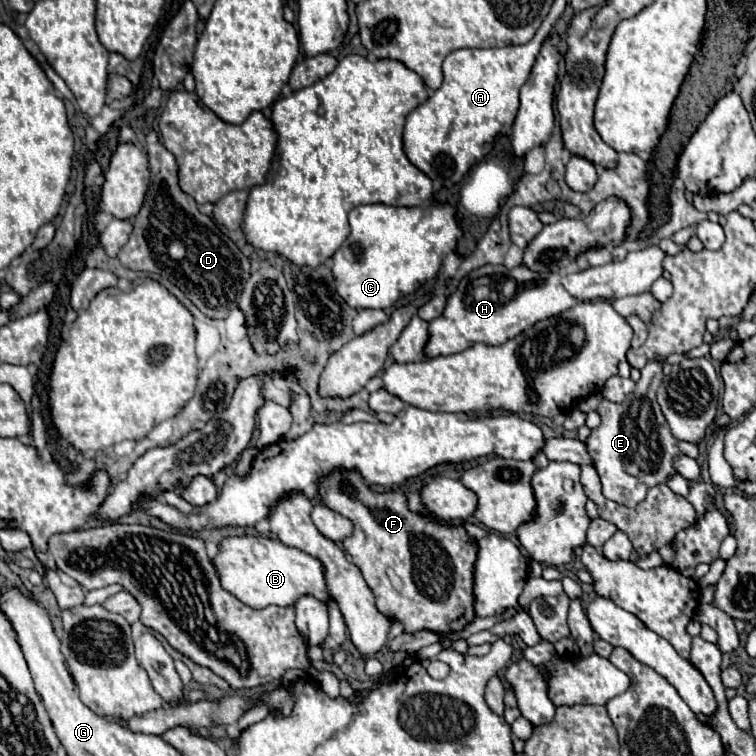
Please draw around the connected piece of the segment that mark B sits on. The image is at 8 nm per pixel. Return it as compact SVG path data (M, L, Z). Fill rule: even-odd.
M231 536L223 538L219 552L211 558L221 586L237 600L251 608L265 608L269 604L293 606L303 594L313 594L319 600L327 600L327 588L323 578L323 566L317 558L285 546L277 538L267 536Z

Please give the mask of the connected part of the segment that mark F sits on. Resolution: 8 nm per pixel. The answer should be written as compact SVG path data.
M331 472L321 480L319 500L353 522L353 534L343 540L347 560L353 562L375 594L377 610L401 622L405 632L459 632L475 618L471 572L477 542L463 526L445 528L407 508L401 492L371 492L357 472Z

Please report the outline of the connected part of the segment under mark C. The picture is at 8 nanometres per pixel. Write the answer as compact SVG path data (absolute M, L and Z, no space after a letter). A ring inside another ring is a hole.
M365 204L357 206L349 212L351 234L341 244L341 248L333 254L333 276L339 296L353 308L387 308L395 306L405 296L413 294L421 284L431 280L443 258L457 246L461 238L461 226L457 220L457 210L451 204L431 204L431 208L403 208L403 206L387 206L387 204Z

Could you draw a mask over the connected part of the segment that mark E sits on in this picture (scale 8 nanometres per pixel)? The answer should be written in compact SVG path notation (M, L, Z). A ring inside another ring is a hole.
M649 360L641 368L641 378L637 380L635 392L625 402L617 404L611 400L603 400L597 408L601 424L591 430L591 436L585 442L593 458L593 466L601 476L603 496L627 508L635 508L639 502L645 500L649 488L665 484L673 474L677 474L673 460L681 456L681 450L675 436L667 428L667 422L655 400L655 392L663 380L661 366L663 362ZM629 466L633 466L633 470Z

